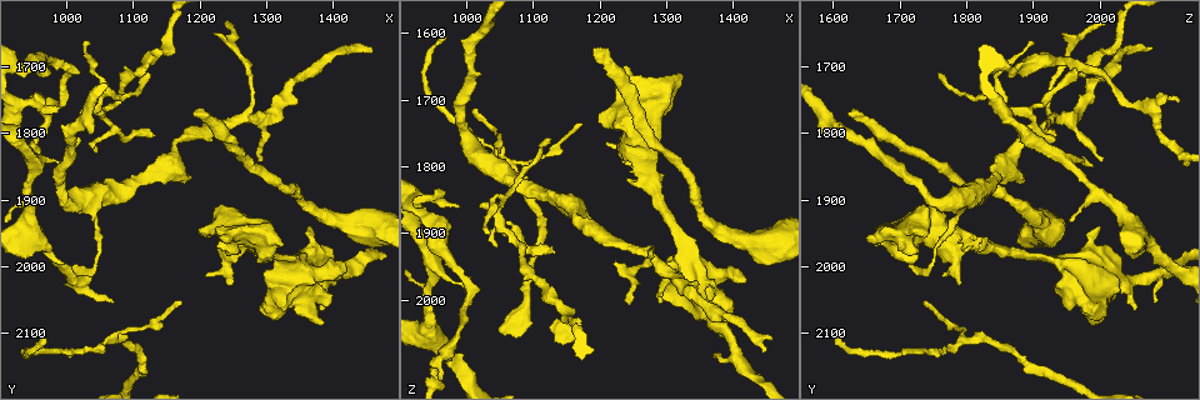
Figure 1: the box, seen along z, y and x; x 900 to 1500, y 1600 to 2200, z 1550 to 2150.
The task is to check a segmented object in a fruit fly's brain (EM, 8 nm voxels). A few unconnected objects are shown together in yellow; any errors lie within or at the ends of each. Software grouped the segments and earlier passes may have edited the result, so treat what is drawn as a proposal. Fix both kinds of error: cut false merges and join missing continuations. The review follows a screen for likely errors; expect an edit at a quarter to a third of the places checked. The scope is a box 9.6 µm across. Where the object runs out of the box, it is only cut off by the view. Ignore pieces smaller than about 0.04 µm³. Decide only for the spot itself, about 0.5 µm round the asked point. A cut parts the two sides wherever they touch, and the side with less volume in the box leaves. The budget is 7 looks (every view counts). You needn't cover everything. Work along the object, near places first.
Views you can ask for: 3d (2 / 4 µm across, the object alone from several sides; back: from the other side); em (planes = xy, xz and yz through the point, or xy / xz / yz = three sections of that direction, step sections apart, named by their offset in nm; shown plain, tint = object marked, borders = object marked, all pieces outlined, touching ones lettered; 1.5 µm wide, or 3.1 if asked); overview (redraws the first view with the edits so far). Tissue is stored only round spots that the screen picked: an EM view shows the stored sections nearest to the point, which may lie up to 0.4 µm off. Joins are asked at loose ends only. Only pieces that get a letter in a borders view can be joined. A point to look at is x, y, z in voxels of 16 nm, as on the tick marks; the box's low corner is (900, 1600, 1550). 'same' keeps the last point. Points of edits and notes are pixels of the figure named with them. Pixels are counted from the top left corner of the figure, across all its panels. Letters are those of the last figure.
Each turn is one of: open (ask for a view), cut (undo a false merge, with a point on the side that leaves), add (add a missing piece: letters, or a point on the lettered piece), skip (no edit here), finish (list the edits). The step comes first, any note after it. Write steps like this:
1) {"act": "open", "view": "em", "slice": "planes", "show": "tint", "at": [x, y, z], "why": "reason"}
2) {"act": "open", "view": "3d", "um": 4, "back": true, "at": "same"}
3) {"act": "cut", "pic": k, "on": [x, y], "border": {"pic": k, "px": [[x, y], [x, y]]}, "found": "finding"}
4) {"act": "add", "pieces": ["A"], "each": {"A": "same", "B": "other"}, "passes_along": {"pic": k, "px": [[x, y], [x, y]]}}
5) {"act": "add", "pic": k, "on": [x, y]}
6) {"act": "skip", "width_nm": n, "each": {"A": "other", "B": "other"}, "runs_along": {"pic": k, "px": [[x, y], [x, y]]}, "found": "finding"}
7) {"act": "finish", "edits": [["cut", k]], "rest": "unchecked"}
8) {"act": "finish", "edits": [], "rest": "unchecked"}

{"act": "open", "view": "3d", "um": 2, "at": [1195, 1770, 1625]}

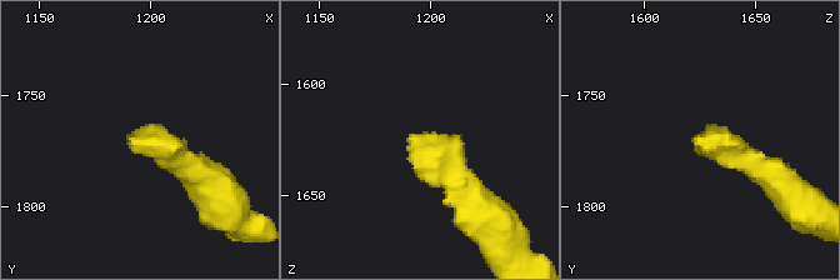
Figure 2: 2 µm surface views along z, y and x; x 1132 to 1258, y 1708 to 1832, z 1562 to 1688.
{"act": "open", "view": "em", "slice": "planes", "show": "borders", "at": [1192, 1773, 1624], "why": "need the tissue"}

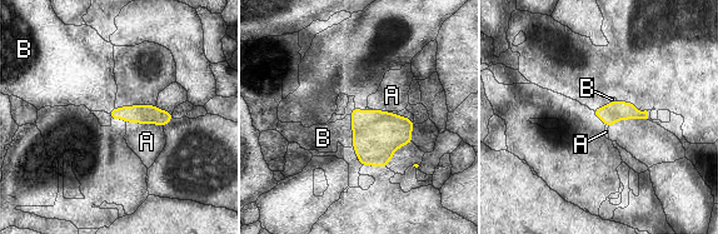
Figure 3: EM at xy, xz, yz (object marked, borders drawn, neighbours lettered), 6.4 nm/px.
{"act": "add", "pieces": ["B"], "each": {"A": "other", "B": "same"}, "passes_along": {"pic": 3, "px": [[377, 134], [352, 130], [323, 138]]}, "found": "it goes on there"}

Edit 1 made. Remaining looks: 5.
{"act": "open", "view": "3d", "um": 4, "at": [1270, 1775, 1925], "why": "two arms in line, one across"}

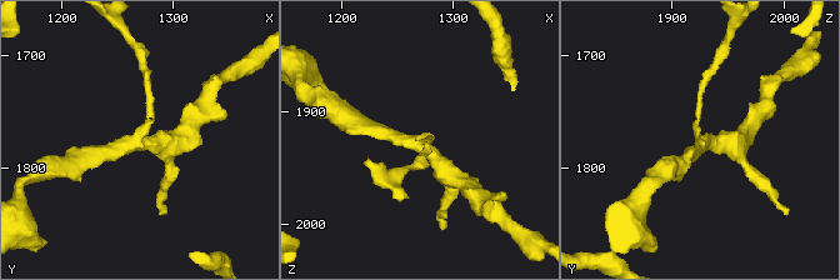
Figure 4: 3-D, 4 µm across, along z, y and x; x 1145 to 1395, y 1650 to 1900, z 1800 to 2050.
{"act": "open", "view": "em", "slice": "planes", "show": "borders", "at": [1270, 1776, 1926]}

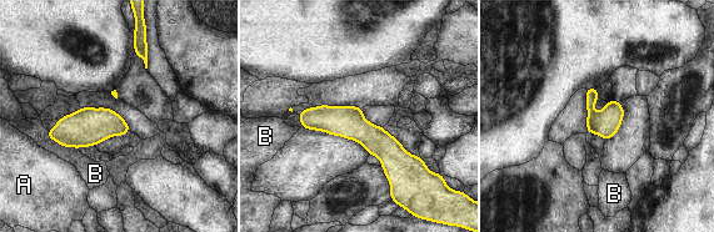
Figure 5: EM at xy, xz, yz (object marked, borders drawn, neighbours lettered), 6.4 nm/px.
{"act": "skip", "each": {"A": "other", "B": "other"}, "runs_along": {"pic": 5, "px": [[301, 115], [365, 132], [398, 182]]}, "found": "continuous, no second cell"}

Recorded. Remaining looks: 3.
{"act": "open", "view": "em", "slice": "yz", "step": 4, "show": "borders", "at": [1245, 1640, 2005], "why": "branch stops here"}

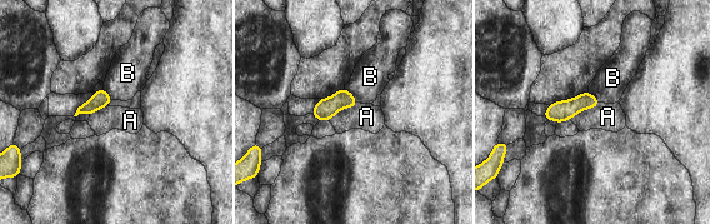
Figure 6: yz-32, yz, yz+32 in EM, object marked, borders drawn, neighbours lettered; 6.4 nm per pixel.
{"act": "open", "view": "em", "slice": "planes", "show": "borders", "at": "same", "why": "cut it another way"}

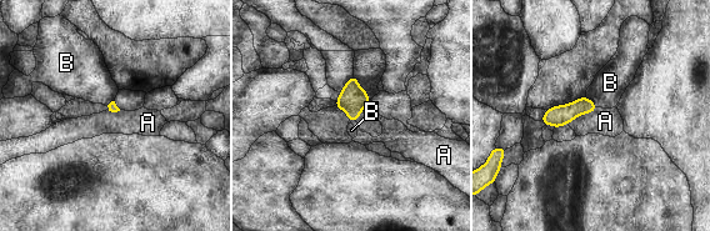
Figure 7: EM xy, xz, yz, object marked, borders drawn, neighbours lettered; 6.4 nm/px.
{"act": "skip", "each": {"A": "other", "B": "other"}, "border": {"pic": 7, "px": [[598, 108], [568, 124]]}, "found": "none of them fits"}

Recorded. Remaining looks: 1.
{"act": "finish", "edits": [["add", 3]], "rest": "unchecked"}

